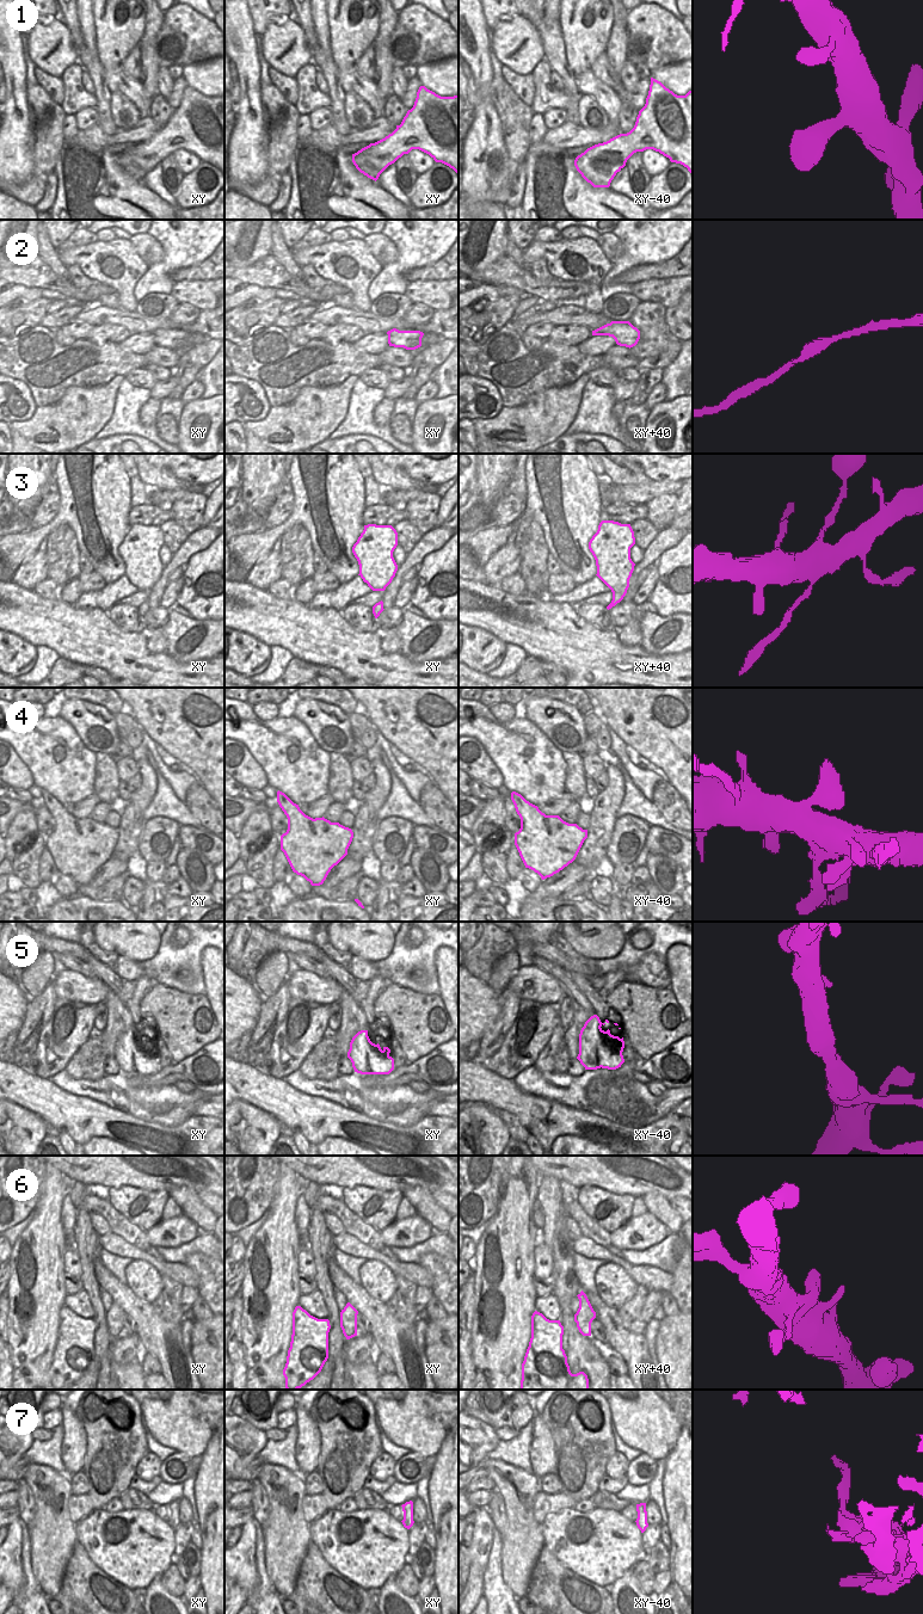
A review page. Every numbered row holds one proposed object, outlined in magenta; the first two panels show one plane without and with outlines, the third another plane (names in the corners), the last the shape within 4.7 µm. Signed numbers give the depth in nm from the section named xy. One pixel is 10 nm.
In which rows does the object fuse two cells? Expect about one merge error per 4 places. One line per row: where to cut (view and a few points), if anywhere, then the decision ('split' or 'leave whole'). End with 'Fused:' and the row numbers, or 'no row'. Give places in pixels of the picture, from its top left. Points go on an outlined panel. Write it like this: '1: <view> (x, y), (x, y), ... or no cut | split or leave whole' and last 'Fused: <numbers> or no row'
1: no cut | leave whole
2: no cut | leave whole
3: xy+40 (611, 602), (616, 603) | split
4: no cut | leave whole
5: no cut | leave whole
6: no cut | leave whole
7: xy (412, 1502), (405, 1504) | split
Fused: 3, 7

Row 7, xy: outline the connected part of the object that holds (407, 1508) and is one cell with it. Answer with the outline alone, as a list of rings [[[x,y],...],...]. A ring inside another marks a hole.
[[[406,1503],[402,1504],[402,1511],[404,1511],[404,1520],[401,1521],[404,1527],[410,1529],[414,1521],[413,1521],[413,1503]]]

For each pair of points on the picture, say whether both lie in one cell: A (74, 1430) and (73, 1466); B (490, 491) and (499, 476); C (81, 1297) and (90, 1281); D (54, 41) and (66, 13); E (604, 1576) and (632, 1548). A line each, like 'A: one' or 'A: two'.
A: one
B: one
C: two
D: two
E: one

